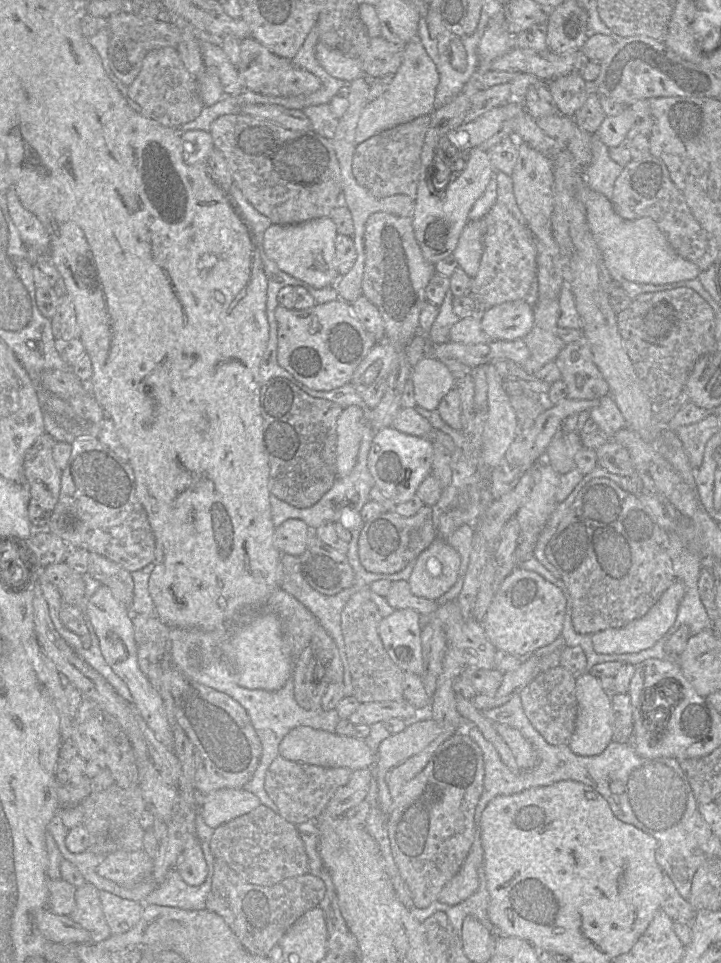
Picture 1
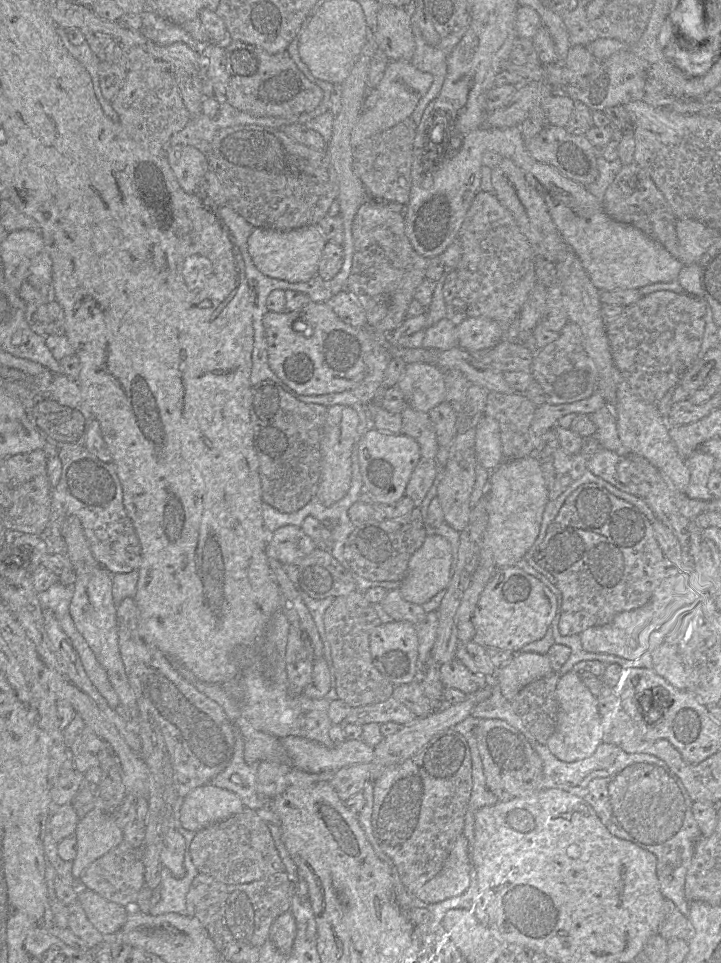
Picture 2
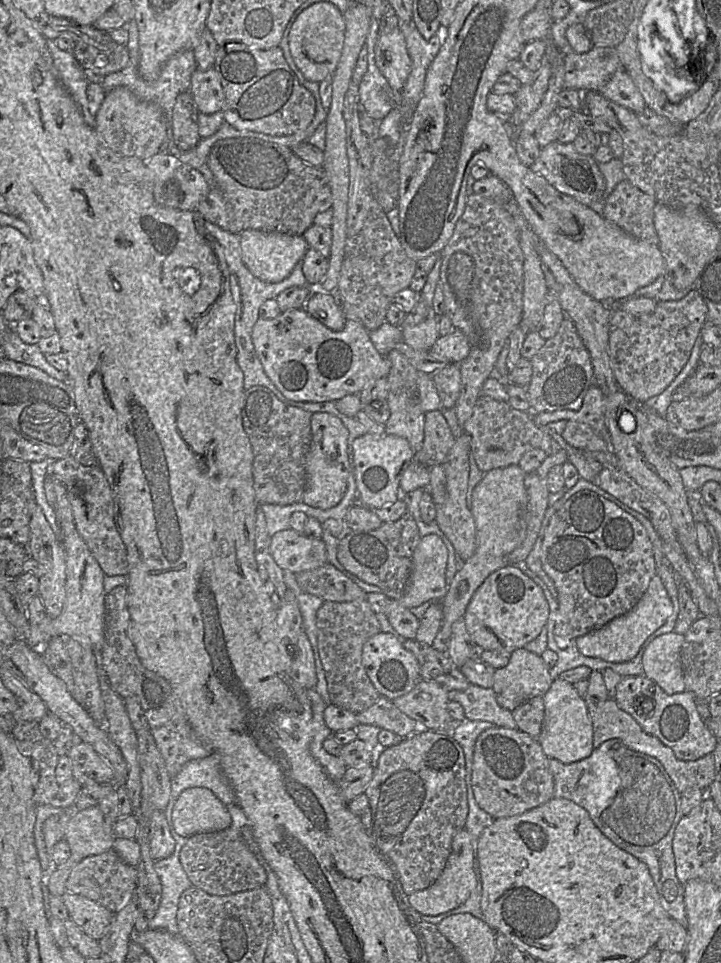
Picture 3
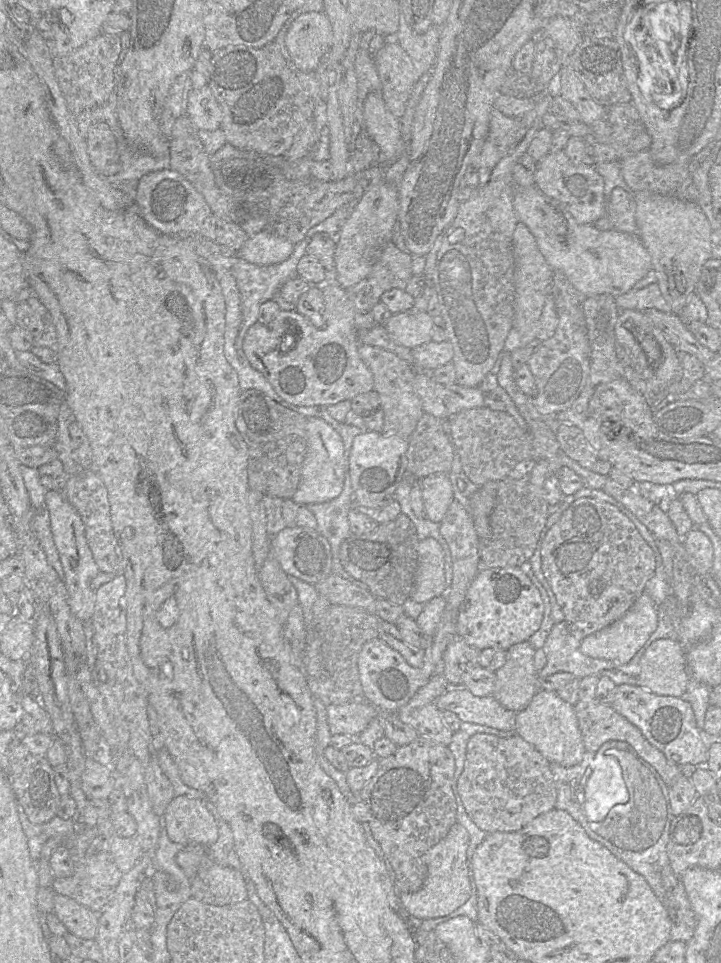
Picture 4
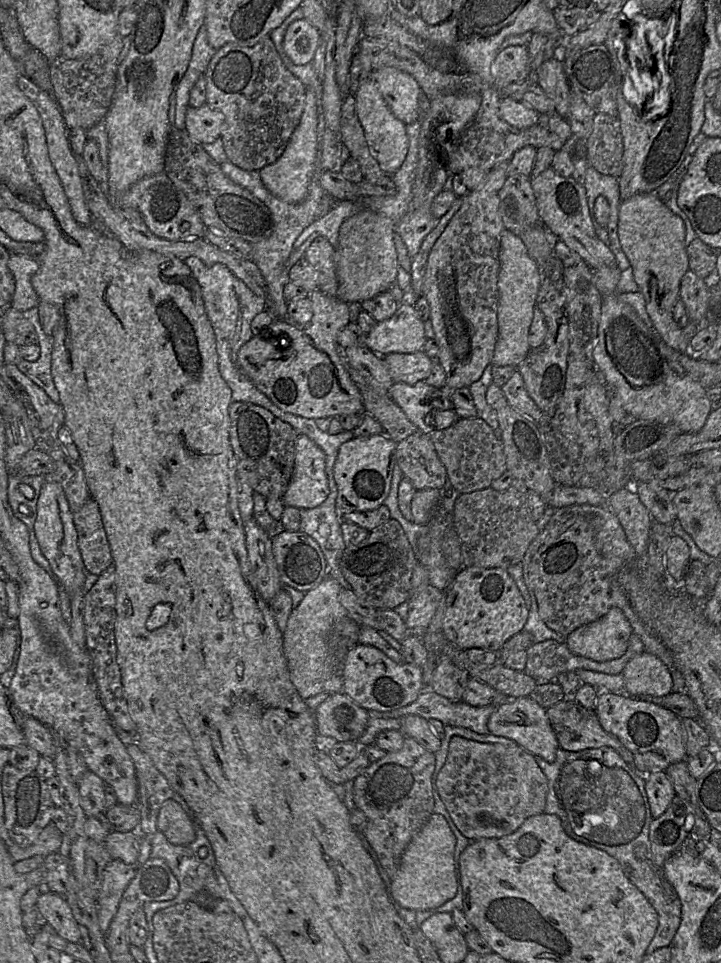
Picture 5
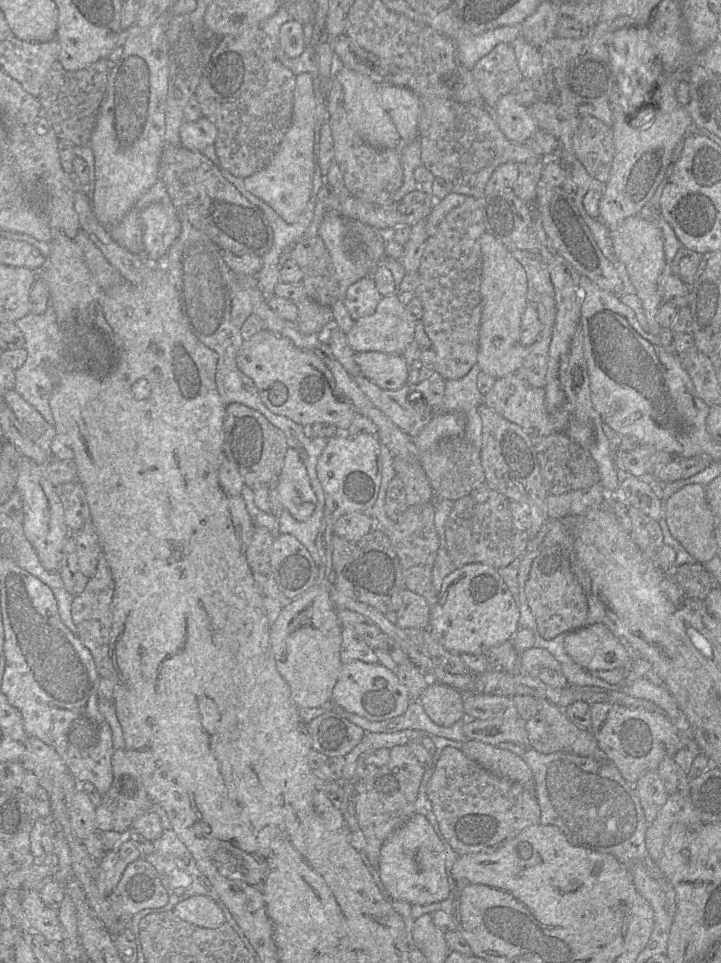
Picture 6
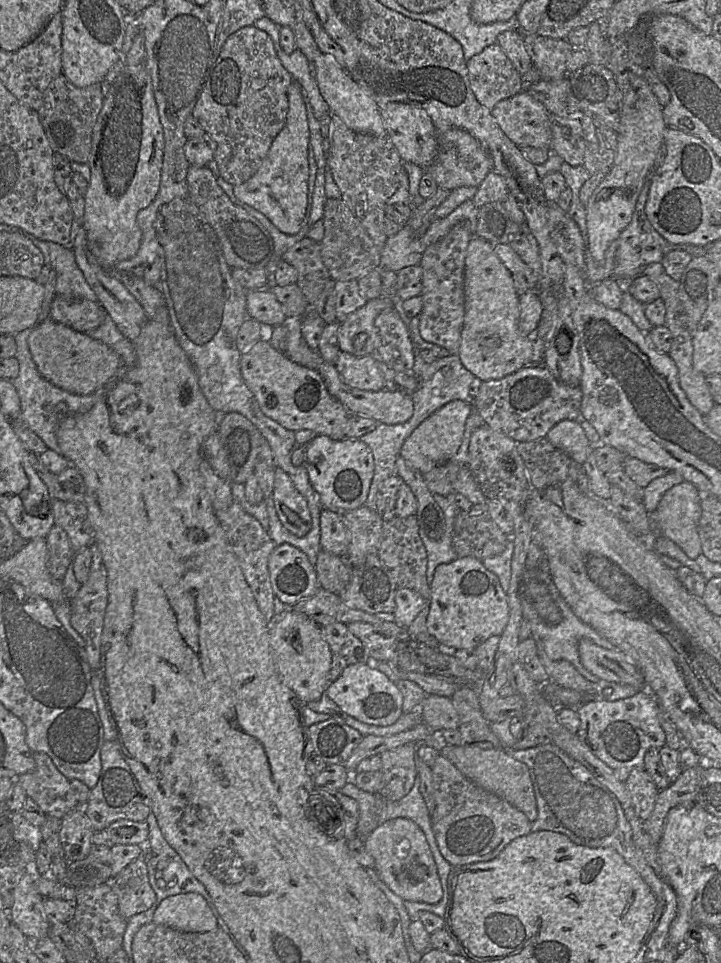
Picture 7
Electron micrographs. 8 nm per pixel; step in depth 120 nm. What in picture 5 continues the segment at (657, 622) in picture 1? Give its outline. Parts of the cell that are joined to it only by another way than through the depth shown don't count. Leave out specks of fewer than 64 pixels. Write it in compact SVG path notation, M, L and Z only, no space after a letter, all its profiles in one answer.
M611 607L601 618L571 632L564 643L572 654L605 662L625 653L632 632L623 610Z

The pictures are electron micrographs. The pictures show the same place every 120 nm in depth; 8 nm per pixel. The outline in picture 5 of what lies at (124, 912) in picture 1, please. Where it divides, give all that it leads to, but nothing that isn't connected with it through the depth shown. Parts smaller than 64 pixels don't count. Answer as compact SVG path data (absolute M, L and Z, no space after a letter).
M45 884L40 886L41 894L36 907L44 923L53 927L56 933L70 943L82 943L82 933L65 897L50 892Z

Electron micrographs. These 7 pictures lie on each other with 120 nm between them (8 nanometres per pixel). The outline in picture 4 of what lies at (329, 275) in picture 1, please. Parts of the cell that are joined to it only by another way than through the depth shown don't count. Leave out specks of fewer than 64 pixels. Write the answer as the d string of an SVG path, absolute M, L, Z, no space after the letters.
M263 230L248 236L239 250L246 262L258 266L271 266L288 259L294 251L294 244L270 230Z

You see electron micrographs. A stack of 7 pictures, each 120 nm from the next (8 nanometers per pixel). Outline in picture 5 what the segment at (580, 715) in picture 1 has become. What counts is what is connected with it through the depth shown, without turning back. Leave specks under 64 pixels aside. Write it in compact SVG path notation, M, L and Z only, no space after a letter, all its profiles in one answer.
M529 696L504 701L495 707L487 724L488 734L508 738L527 752L548 762L556 759L560 749L556 734L547 716L547 710Z

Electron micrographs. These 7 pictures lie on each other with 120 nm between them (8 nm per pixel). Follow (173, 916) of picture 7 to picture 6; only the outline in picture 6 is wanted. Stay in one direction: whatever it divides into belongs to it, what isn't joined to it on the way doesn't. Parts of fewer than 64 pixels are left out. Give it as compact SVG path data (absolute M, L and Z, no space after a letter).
M194 895L179 902L173 912L182 920L201 928L217 929L226 922L220 906L205 895Z

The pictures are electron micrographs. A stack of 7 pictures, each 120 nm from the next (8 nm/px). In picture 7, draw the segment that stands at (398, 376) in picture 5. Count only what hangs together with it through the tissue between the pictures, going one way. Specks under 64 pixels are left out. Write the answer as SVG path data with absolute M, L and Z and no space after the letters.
M341 352L333 365L348 386L370 391L387 388L388 369L371 355L358 357Z

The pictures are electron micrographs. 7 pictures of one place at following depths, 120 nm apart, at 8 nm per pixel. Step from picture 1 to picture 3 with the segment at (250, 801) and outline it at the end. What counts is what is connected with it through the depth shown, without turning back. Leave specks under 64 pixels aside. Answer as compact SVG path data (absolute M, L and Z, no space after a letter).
M190 788L175 800L171 821L173 830L182 837L215 832L231 825L226 806L207 788Z

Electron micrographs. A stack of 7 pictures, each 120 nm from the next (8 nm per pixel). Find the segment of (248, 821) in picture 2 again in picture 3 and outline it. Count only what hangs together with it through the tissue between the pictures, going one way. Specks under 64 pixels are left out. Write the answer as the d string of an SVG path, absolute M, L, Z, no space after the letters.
M230 826L221 831L190 836L181 850L180 863L192 886L216 896L260 888L265 885L268 876L260 855L253 852L239 832Z

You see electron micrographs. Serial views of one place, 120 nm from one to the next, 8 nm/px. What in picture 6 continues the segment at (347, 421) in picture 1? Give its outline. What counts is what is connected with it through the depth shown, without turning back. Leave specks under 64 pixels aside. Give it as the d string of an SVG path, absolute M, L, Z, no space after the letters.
M287 447L276 480L276 493L283 509L297 521L305 521L311 516L316 505L316 496L305 465L293 448Z

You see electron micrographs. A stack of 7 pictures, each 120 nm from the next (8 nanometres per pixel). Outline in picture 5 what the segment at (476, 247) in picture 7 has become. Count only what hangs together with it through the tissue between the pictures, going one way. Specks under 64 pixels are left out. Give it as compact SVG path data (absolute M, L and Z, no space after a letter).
M505 228L500 237L499 263L498 335L490 366L517 367L530 350L527 337L536 304L539 275L536 262L528 255L522 239Z

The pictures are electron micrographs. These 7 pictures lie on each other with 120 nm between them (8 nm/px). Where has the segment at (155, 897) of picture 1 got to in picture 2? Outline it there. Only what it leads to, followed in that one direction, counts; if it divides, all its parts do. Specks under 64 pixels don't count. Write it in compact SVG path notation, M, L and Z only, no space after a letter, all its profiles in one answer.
M187 848L184 855L184 868L185 875L182 878L177 878L173 872L165 866L161 868L160 899L158 903L152 907L150 912L152 915L170 912L187 915L186 897L193 880L199 873L192 863Z

